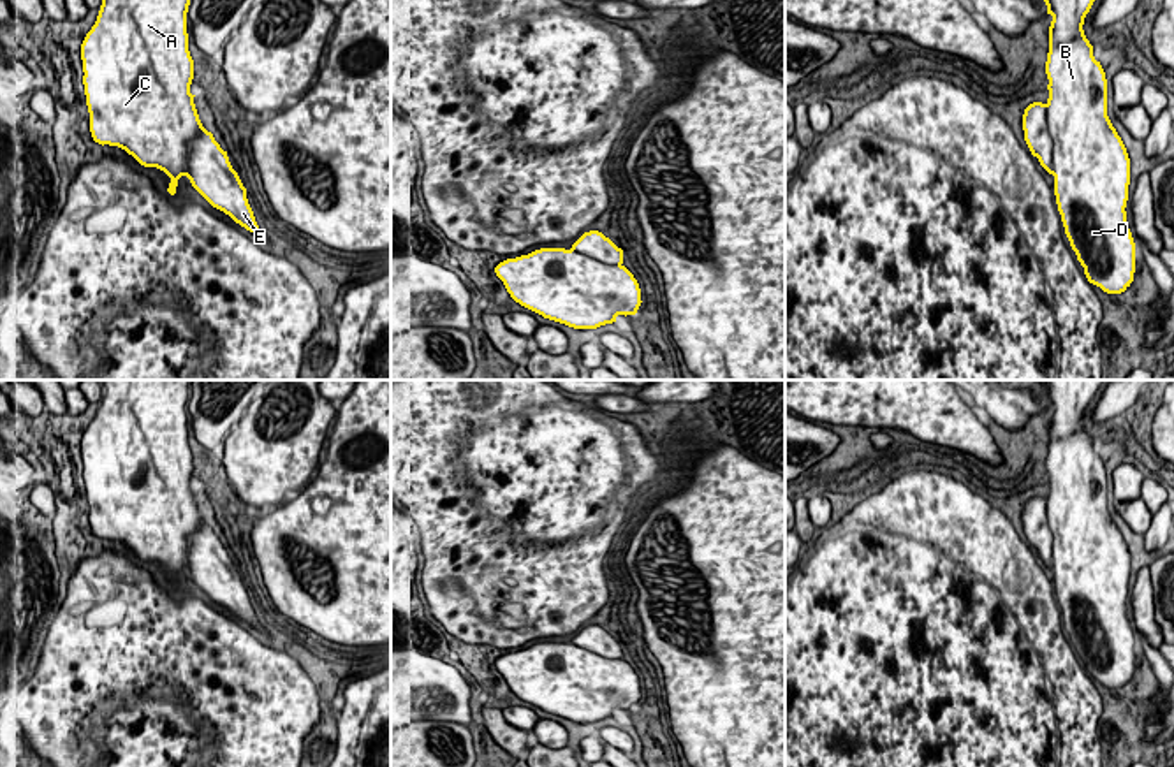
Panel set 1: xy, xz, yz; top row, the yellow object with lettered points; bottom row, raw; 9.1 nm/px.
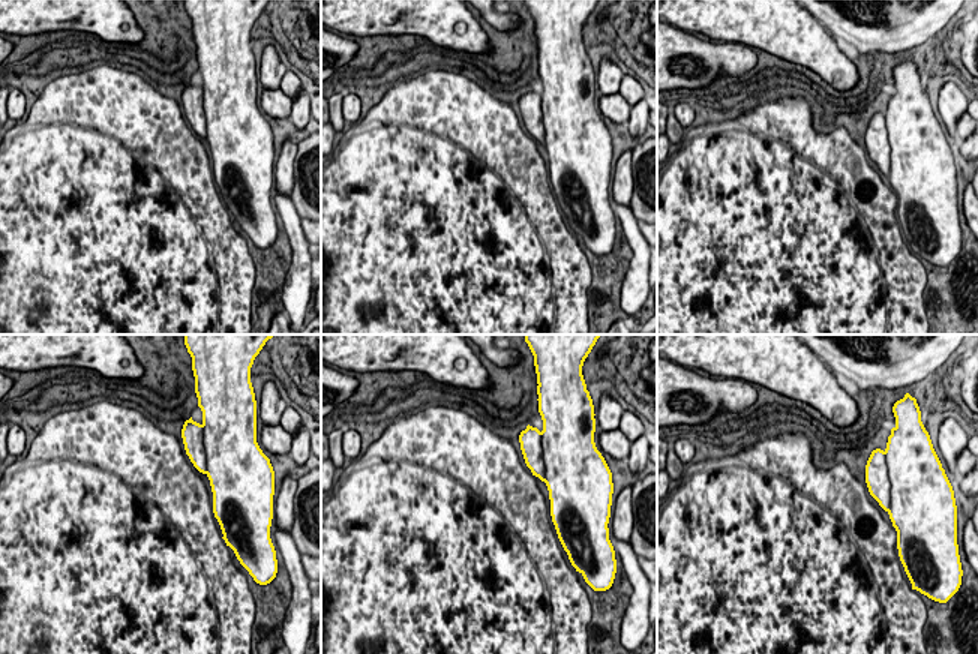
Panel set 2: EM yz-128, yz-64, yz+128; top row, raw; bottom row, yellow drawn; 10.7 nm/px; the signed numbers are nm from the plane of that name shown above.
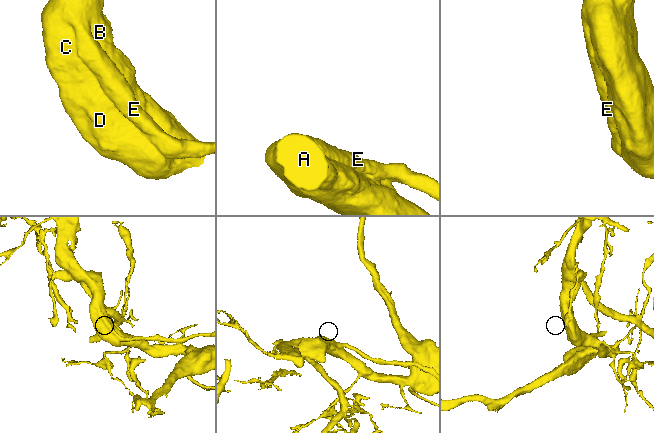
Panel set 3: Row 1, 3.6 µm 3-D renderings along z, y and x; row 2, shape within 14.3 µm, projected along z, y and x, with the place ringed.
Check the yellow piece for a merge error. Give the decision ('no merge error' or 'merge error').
no merge error

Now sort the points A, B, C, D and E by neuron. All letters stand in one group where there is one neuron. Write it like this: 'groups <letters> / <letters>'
groups A B C D E

